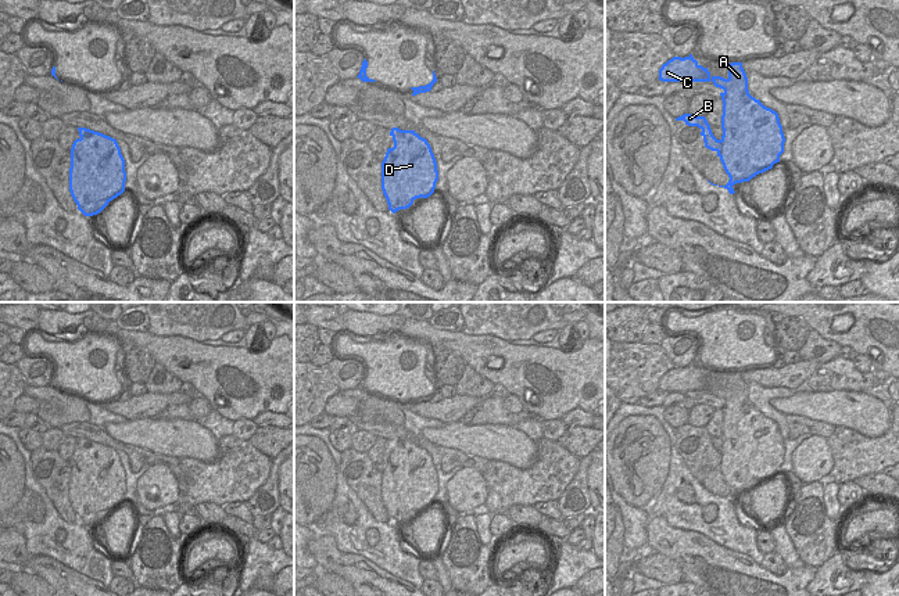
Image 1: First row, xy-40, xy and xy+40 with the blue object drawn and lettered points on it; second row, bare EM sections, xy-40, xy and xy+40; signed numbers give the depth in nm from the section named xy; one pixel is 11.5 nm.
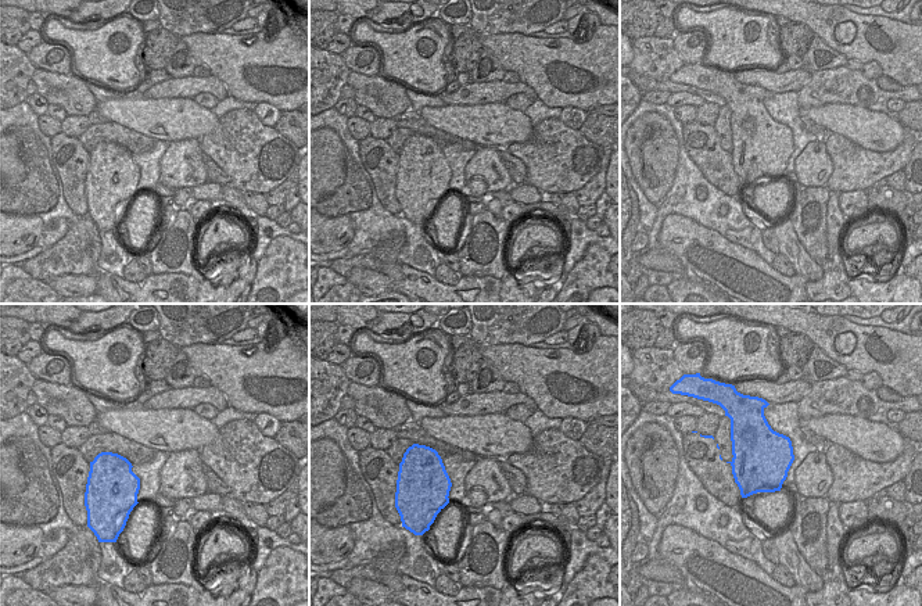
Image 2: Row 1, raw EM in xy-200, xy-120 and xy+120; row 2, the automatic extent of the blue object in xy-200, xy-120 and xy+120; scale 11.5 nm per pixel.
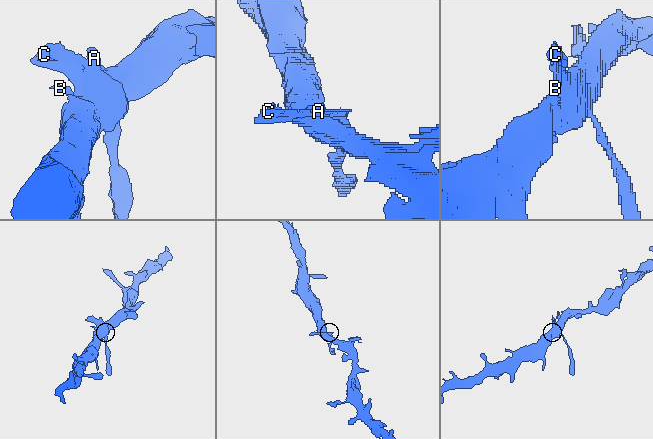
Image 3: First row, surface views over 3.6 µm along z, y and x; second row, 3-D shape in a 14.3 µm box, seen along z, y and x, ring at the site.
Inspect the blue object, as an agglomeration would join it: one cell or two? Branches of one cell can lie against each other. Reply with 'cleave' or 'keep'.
keep

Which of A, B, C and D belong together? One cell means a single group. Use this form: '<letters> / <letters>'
A B C D

